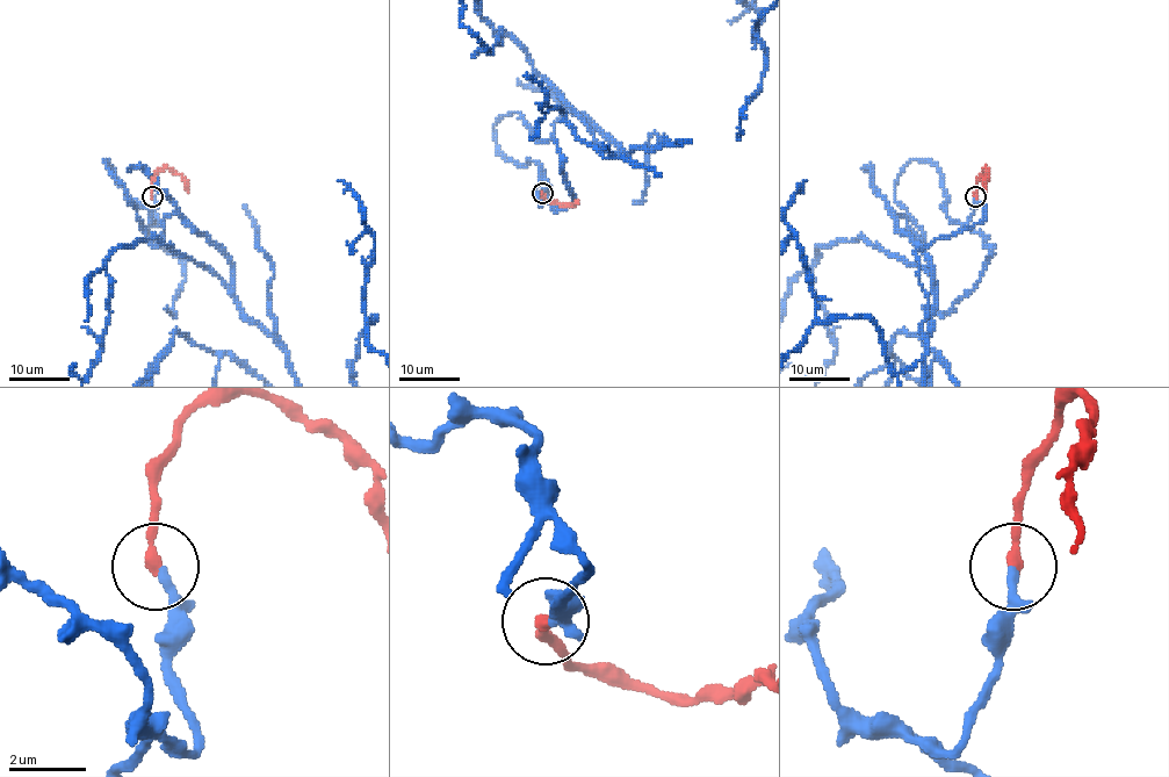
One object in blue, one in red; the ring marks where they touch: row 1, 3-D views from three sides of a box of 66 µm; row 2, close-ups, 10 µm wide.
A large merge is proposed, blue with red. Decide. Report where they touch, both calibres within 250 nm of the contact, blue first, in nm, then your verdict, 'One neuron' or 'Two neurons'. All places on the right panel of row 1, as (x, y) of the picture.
Place: (975, 196). Thickness 240 nm (blue) against 300 nm. One neuron

